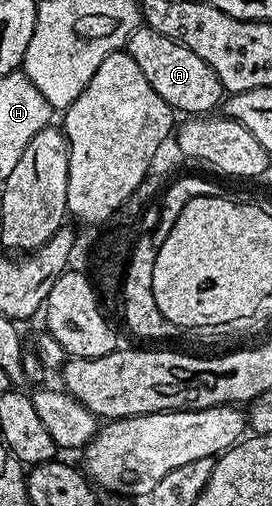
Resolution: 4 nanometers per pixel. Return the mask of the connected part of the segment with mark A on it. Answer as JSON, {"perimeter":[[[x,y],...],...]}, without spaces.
{"perimeter":[[[142,25],[131,33],[127,50],[135,65],[139,65],[143,77],[147,77],[147,85],[151,85],[174,112],[186,111],[184,114],[189,117],[205,117],[217,102],[217,106],[222,102],[223,88],[215,69],[211,69],[203,57],[191,53],[191,49],[179,45],[179,41],[163,37],[163,33]]]}

